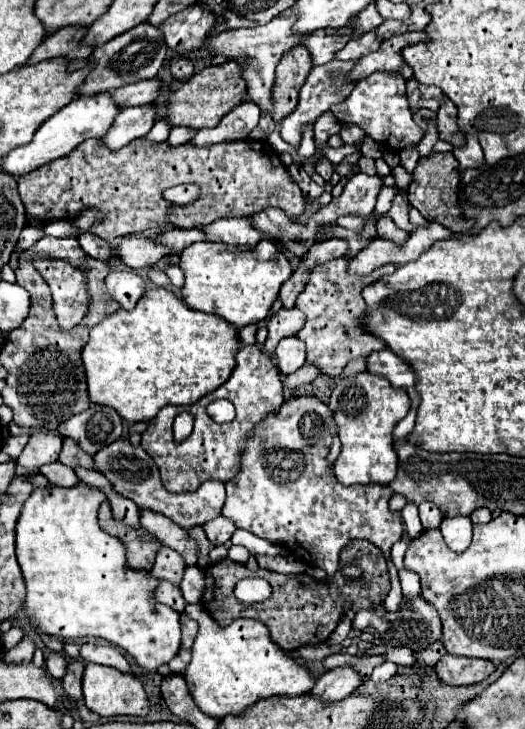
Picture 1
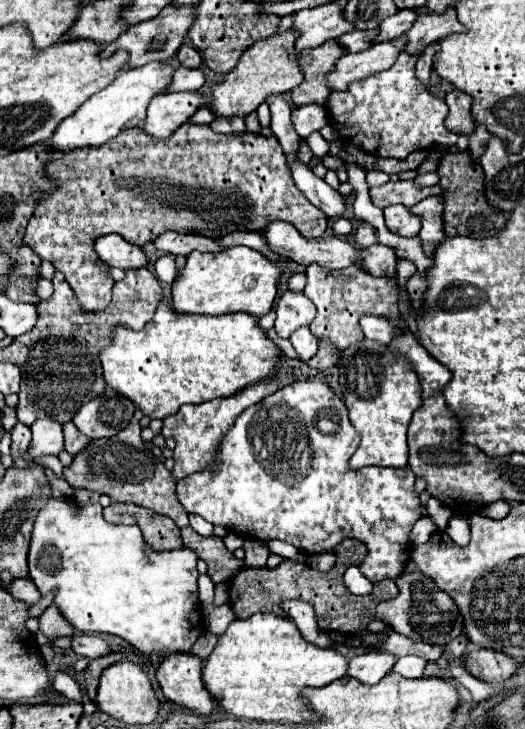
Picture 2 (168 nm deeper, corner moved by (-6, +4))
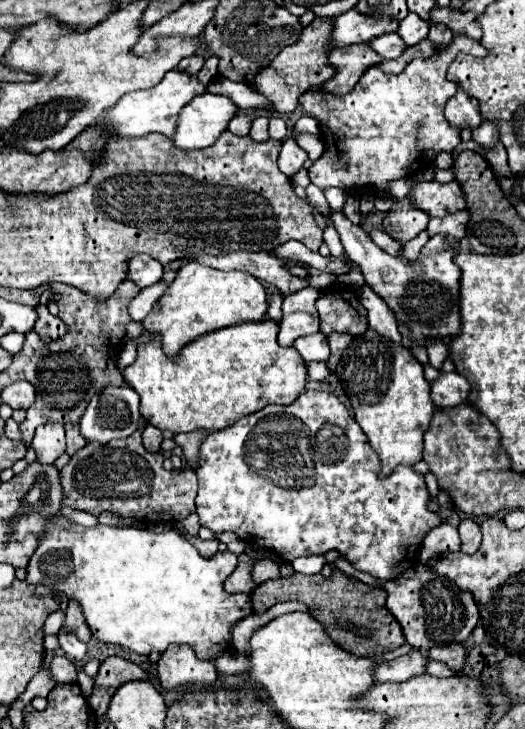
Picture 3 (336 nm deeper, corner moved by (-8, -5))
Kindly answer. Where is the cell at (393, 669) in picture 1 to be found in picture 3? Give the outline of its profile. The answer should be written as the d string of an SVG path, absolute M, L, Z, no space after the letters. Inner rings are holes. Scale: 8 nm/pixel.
M431 660L431 664L427 664L427 674L433 674L433 676L437 676L437 678L457 676L457 672L451 670L447 664L443 664L443 662L433 662L433 660Z

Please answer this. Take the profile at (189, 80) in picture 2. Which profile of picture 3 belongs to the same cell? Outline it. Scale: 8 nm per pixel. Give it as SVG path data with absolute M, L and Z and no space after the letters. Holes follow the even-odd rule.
M209 56L203 64L203 68L199 70L197 78L203 80L203 84L209 84L215 76L217 76L217 64L219 64L219 58L217 56Z

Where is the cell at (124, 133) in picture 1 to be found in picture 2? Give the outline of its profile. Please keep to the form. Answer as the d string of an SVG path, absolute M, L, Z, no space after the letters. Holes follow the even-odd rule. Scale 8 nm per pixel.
M195 91L159 93L151 99L141 129L151 137L161 139L171 135L179 123L185 123L201 105L205 105L205 97Z

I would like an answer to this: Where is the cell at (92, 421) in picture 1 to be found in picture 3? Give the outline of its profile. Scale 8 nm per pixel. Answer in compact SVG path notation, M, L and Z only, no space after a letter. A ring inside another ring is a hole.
M105 386L99 394L95 394L79 422L81 434L85 440L99 440L107 444L113 438L127 438L131 436L139 426L141 414L139 414L139 394L131 386Z

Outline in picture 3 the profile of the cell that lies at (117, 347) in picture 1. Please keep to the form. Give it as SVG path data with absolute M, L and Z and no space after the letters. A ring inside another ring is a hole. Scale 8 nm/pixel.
M261 320L261 322L249 322L249 324L239 324L239 326L223 328L223 330L219 330L219 332L213 332L213 334L209 334L209 336L203 336L201 340L195 340L195 342L187 344L187 348L183 348L183 352L181 352L179 360L167 358L165 352L163 352L163 348L161 348L161 344L159 344L159 338L151 338L147 344L139 344L139 346L137 346L137 360L135 360L131 366L125 368L123 378L125 378L125 382L131 384L131 388L135 388L135 392L139 392L139 396L141 396L141 408L139 408L139 410L141 410L141 416L143 416L149 424L157 426L159 430L171 430L173 434L193 432L195 428L199 428L199 430L223 430L223 428L235 424L239 418L243 418L243 416L247 416L247 414L253 414L255 410L265 408L267 404L283 404L283 406L287 406L287 404L295 402L297 396L305 390L305 384L307 384L307 366L305 366L305 360L299 356L299 352L297 352L293 346L289 346L289 348L279 346L279 344L277 344L277 332L279 332L279 324L273 322L273 320Z

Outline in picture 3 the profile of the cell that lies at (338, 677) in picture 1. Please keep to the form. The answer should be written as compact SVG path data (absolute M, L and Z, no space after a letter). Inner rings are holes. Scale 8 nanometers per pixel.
M411 650L411 654L399 656L397 660L391 662L381 662L375 674L377 682L405 682L413 676L419 676L425 672L425 666L429 662L429 656L419 652L419 650Z

